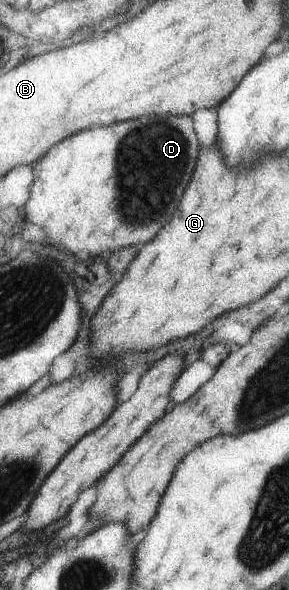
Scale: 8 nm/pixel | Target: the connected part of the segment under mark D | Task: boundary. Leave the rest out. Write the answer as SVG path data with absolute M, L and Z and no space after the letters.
M142 115L130 120L115 122L110 126L92 127L86 130L78 131L60 142L53 145L37 163L35 163L35 171L33 171L31 187L29 187L29 203L23 204L23 221L37 225L39 229L45 231L45 241L43 243L53 243L53 247L60 252L67 252L69 255L77 257L99 256L102 251L108 249L112 251L126 248L127 246L135 246L145 243L151 239L151 235L155 235L173 215L177 201L193 173L196 157L200 149L200 143L197 141L194 130L194 123L191 116L172 116L172 115Z

